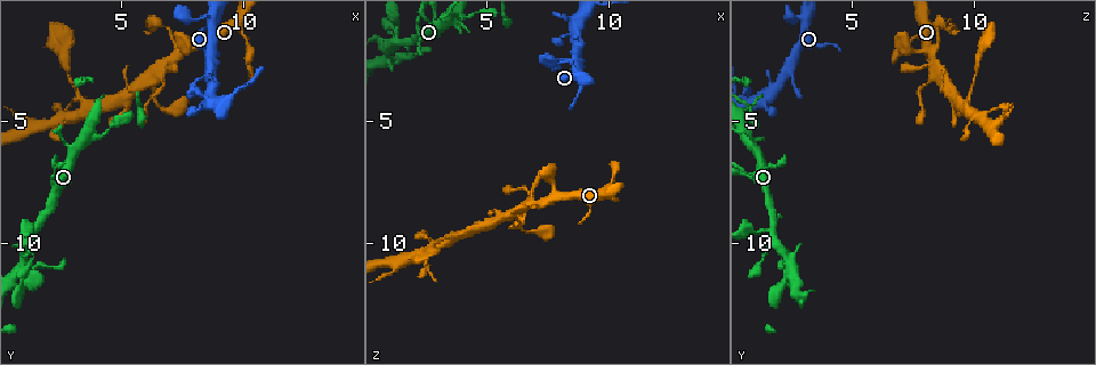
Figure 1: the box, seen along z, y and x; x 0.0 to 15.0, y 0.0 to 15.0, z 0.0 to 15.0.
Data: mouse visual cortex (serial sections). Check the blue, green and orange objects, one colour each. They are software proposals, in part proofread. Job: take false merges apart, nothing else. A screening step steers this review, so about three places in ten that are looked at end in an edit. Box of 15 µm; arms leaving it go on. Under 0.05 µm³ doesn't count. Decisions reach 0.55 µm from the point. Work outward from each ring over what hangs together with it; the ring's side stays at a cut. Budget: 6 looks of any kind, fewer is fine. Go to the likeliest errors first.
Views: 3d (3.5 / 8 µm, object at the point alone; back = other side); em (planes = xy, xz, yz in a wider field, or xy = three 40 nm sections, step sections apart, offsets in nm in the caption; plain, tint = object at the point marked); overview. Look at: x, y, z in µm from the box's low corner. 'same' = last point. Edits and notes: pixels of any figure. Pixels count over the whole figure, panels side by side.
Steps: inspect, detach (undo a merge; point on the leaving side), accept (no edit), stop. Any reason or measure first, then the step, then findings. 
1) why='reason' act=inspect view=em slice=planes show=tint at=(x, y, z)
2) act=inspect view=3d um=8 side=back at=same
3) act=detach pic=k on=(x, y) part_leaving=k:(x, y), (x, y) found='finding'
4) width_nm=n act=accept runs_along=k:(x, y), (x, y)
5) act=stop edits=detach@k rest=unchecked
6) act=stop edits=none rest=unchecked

why='four-way junction' act=inspect view=3d um=3.5 side=back at=(1.2, 9.5, 1.7)

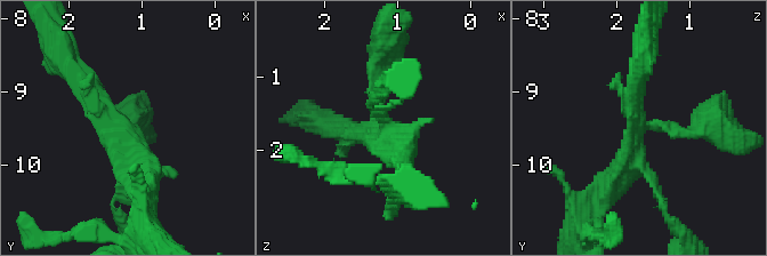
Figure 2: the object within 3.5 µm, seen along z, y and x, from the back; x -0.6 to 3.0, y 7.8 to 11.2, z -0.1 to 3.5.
arms=4 arm_widths_nm=150,200,250,400 why='need the tissue' act=inspect view=em slice=xy step=5 show=tint at=(1.30, 9.50, 1.80)

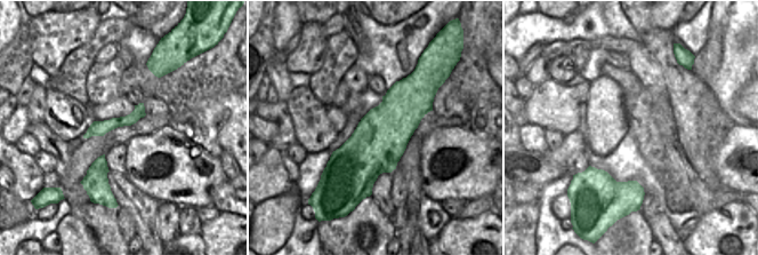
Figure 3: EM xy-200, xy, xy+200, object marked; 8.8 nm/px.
act=accept runs_along=3:(142, 109), (128, 120), (89, 133) found='continuous, no second cell'

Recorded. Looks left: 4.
act=inspect view=3d um=3.5 at=(6.7, 3.2, 8.3)

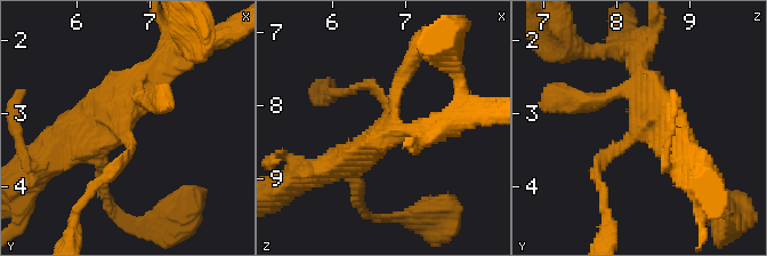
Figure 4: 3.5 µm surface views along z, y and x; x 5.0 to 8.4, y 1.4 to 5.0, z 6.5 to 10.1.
arms=3 arm_widths_nm=150,350,450 why='now the EM' act=inspect view=em slice=xy step=2 show=plain at=(6.65, 3.30, 8.20)

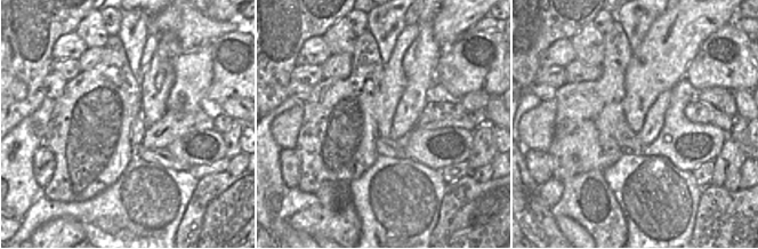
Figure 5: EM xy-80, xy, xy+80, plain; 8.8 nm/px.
act=inspect view=em slice=xy step=2 show=tint at=same

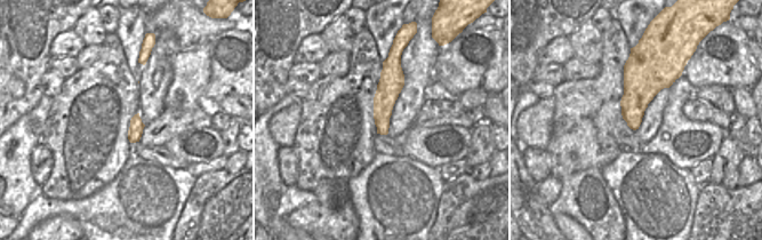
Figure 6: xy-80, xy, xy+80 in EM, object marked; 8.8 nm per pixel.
act=accept runs_along=6:(391, 60), (383, 132) found='continuous, no second cell'

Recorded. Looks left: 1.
act=stop edits=none rest=unchecked

